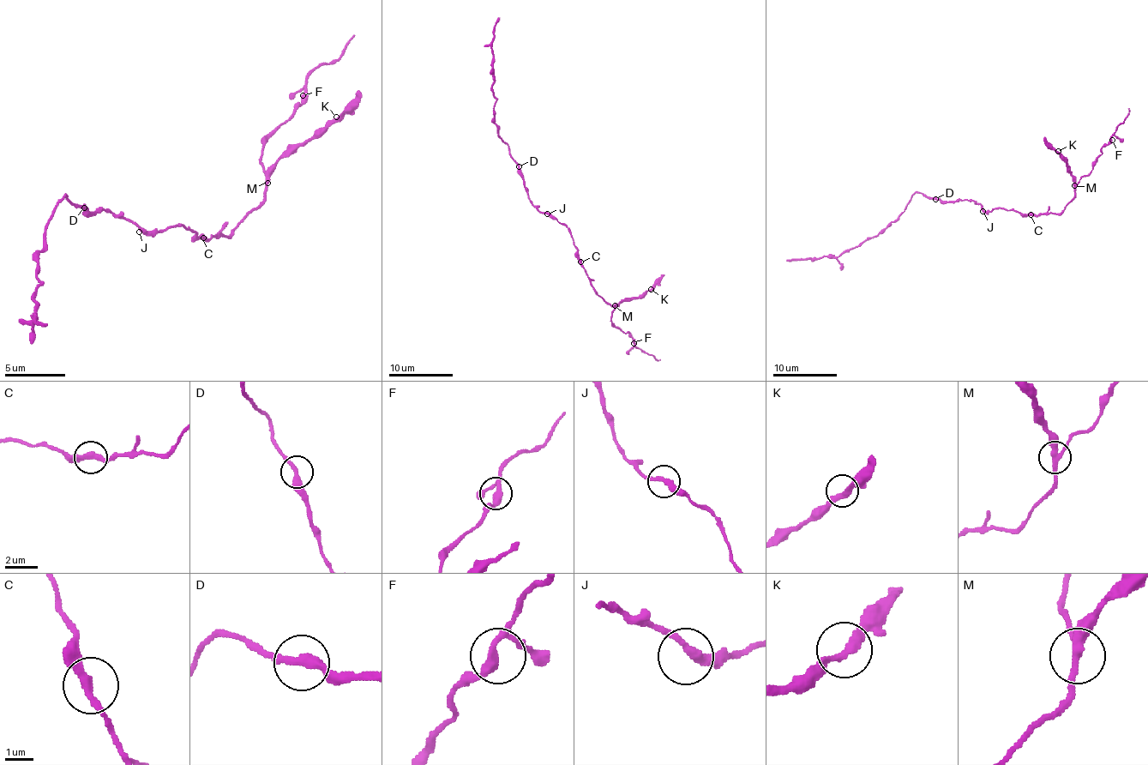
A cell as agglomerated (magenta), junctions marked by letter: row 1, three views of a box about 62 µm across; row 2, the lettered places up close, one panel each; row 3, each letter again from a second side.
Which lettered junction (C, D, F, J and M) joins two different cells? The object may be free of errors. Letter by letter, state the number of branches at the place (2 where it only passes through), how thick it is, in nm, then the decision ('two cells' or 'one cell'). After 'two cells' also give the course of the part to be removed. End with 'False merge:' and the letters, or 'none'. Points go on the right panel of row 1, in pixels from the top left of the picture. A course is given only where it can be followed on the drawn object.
C: 2 branches meet; 320 nm thick; one cell
D: 2 branches meet; 320 nm thick; one cell
F: 3 branches meet; 240 nm thick; one cell
J: 2 branches meet; 280 nm thick; one cell
M: 3 branches meet; 280 nm thick; two cells; foreign part runs (1075, 186), (1066, 162), (1045, 136)
False merge: M

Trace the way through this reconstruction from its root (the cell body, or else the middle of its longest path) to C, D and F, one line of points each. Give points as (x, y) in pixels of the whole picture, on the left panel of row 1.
C: (142, 229), (148, 231), (164, 231), (172, 225), (182, 225), (203, 237)
D: (142, 229), (127, 219), (115, 216), (109, 210), (91, 213), (84, 207)
F: (142, 229), (164, 231), (182, 225), (206, 237), (227, 235), (263, 198), (263, 141), (300, 104), (303, 95)

